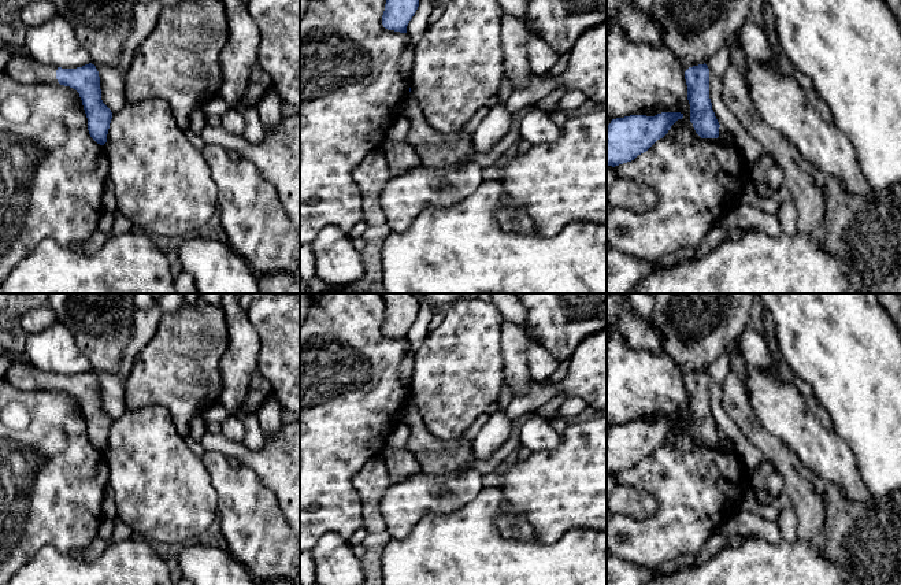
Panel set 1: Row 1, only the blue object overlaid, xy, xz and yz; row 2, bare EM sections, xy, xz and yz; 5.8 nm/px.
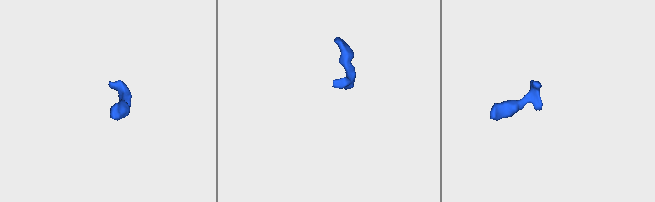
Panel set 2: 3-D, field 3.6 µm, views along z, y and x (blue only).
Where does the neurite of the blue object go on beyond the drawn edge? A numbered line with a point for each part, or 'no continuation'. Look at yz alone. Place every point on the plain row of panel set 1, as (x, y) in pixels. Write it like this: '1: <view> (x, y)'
1: yz (725, 443)

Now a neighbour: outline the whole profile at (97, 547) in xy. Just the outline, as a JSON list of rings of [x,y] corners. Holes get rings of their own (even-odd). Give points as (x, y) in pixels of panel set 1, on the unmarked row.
[[[94,538],[90,545],[82,552],[88,560],[96,560],[99,559],[104,551],[108,548],[111,544],[111,540],[104,540],[104,538]]]

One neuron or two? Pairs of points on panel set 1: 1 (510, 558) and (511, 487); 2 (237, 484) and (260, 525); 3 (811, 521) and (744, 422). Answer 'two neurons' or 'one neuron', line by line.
1: two neurons
2: one neuron
3: one neuron

